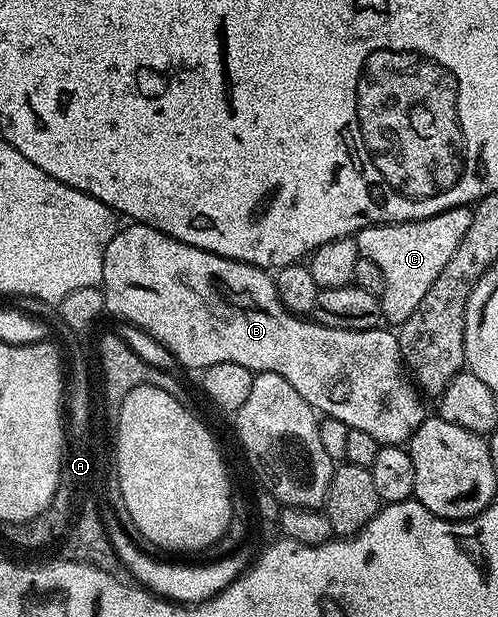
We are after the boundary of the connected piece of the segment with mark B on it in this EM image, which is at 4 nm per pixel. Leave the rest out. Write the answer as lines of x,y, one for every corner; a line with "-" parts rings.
127,223
115,234
115,237
109,243
109,247
105,247
101,288
103,303
108,314
112,313
113,316
120,317
121,320
128,321
129,324
136,325
139,329
144,329
153,340
160,341
187,369
202,371
213,367
213,363
241,363
241,367
251,370
254,374
276,373
284,377
295,388
297,395
301,395
301,399
308,401
312,409
318,411
323,417
341,419
341,423
345,423
350,429
366,431
368,435
373,435
373,439
379,441
380,446
403,445
410,442
411,437
417,431
417,427
423,421
425,410
423,410
422,403
419,402
420,394
413,388
412,378
403,364
398,336
390,328
380,327
378,329
366,329
365,331
345,331
337,327
322,325
313,319
304,319
300,314
293,313
283,306
283,300
277,295
274,276
268,270
258,269
256,265
250,265
244,261
234,261
228,257
222,257
216,253
193,247
189,243
181,243
148,225

